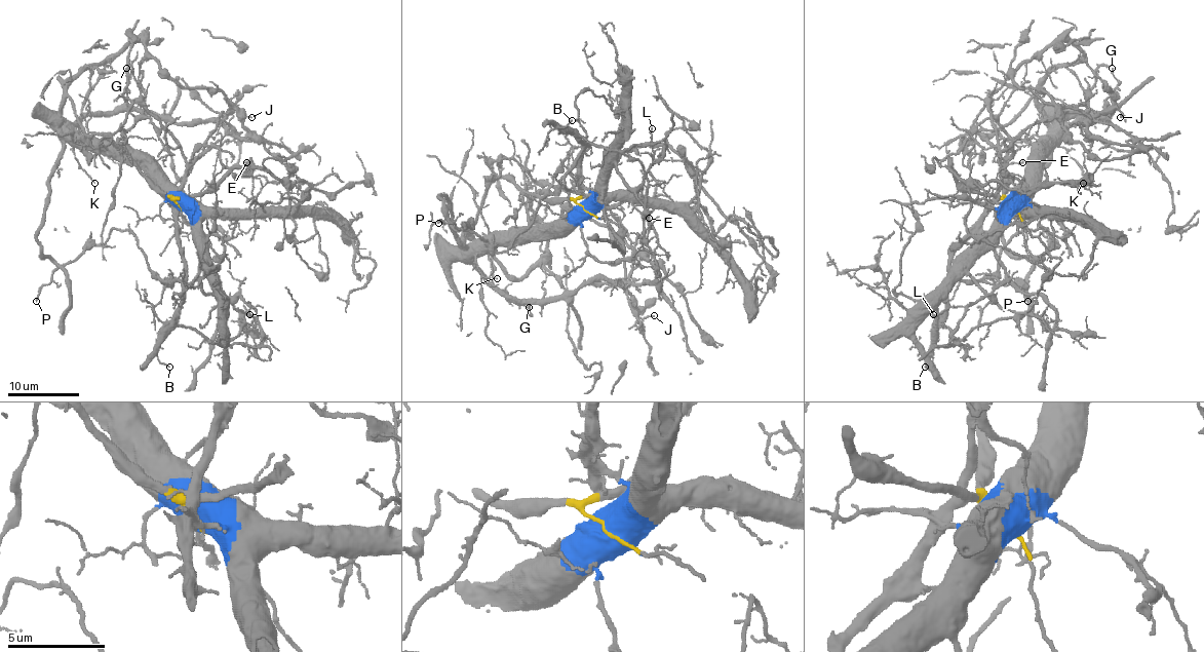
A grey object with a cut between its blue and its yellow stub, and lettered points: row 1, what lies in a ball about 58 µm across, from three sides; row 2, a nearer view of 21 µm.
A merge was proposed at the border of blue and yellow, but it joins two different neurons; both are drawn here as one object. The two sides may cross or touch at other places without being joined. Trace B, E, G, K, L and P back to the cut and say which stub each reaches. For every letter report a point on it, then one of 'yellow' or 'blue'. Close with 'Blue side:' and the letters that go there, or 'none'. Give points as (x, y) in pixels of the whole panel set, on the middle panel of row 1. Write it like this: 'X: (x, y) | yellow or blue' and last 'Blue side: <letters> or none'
B: (572, 120) | yellow
E: (649, 218) | blue
G: (529, 307) | blue
K: (497, 278) | blue
L: (652, 128) | blue
P: (438, 223) | yellow
Blue side: E, G, K, L

